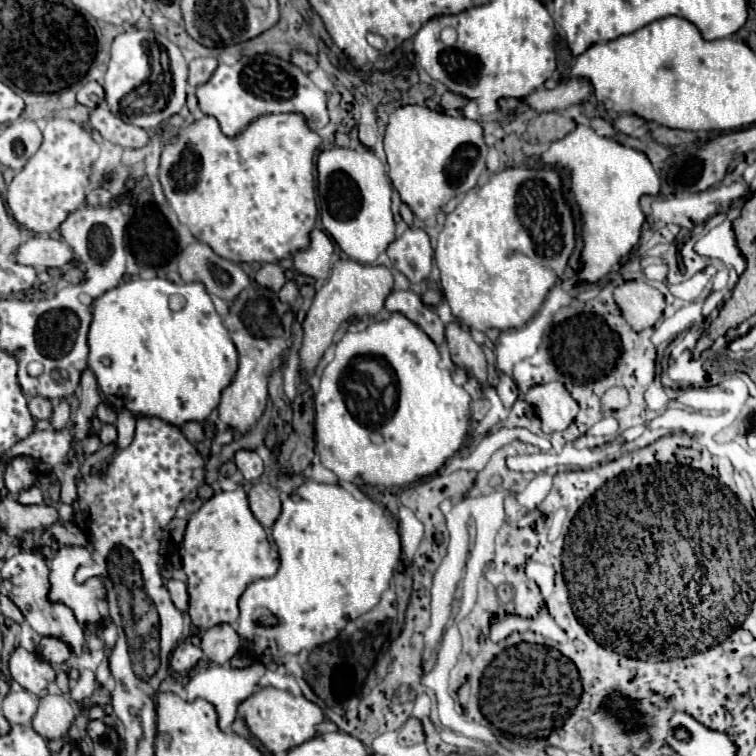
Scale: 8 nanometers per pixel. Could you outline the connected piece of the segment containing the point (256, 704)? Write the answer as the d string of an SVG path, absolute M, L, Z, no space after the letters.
M261 688L239 704L239 716L245 720L249 732L273 754L287 752L293 746L303 744L315 736L315 724L323 720L323 710L303 696L291 696L285 690Z

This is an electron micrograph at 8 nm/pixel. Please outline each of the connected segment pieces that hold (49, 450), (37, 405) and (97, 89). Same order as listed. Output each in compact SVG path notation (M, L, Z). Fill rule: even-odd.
M43 430L29 434L23 442L17 442L9 450L9 458L29 454L35 460L49 462L55 470L67 466L67 454L73 448L73 436L69 430Z
M41 396L31 398L31 400L27 402L27 406L29 406L29 412L31 412L35 418L51 418L53 406L51 406L51 402L49 402L47 398L41 398Z
M87 82L77 90L77 102L87 108L95 108L95 106L103 104L103 100L105 100L103 88L97 82Z

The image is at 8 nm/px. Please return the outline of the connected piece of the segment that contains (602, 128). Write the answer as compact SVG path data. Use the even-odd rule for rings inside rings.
M591 118L591 128L599 134L599 136L605 136L605 138L613 138L615 136L615 130L611 126L611 122L603 120L603 118Z

